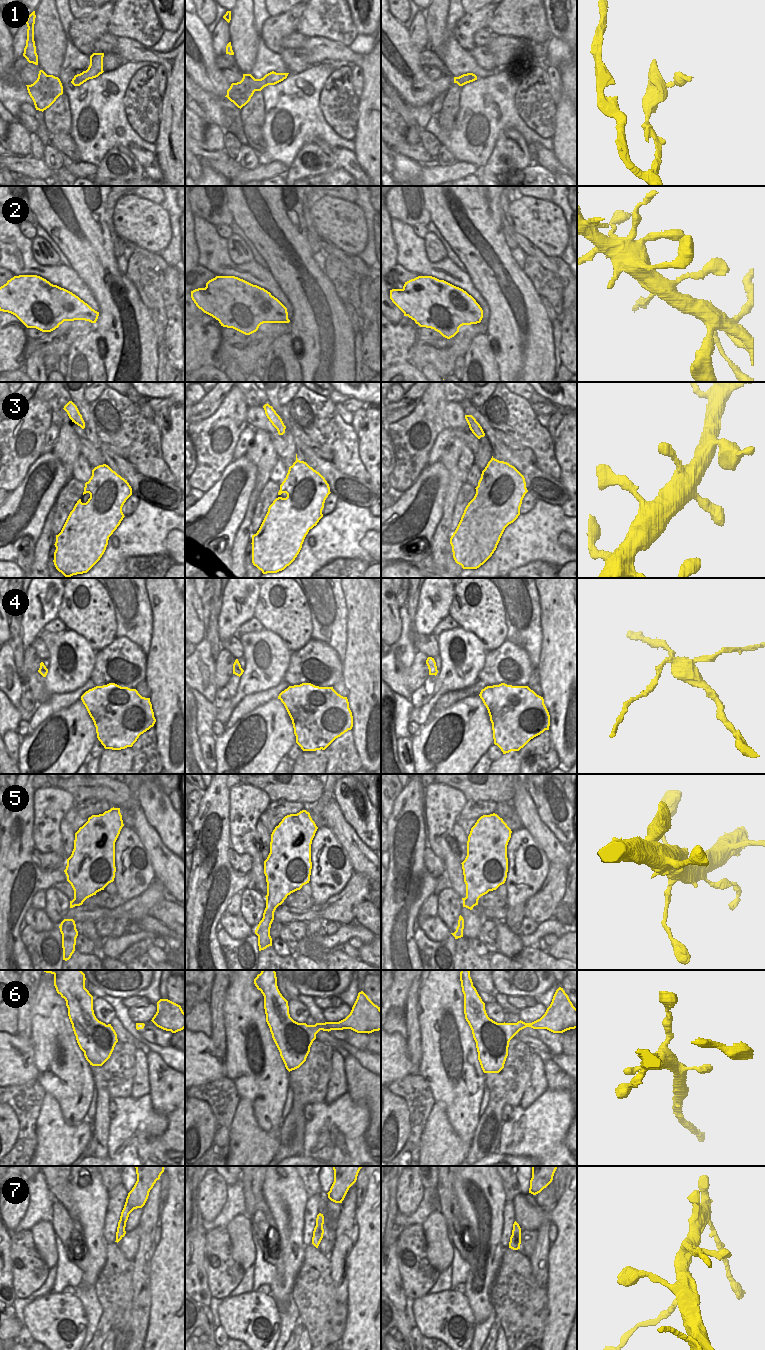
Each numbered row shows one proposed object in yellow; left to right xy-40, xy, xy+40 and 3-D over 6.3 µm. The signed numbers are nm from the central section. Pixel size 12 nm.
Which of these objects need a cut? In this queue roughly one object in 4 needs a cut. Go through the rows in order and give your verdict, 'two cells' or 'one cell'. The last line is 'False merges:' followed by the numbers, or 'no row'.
1: two cells
2: one cell
3: one cell
4: two cells
5: one cell
6: one cell
7: two cells
False merges: 1, 4, 7

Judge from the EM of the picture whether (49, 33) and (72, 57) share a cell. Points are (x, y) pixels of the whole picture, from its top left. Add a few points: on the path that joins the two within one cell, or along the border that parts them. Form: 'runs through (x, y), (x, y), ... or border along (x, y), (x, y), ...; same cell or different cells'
border along (62, 27), (65, 33), (65, 53), (59, 72); different cells

